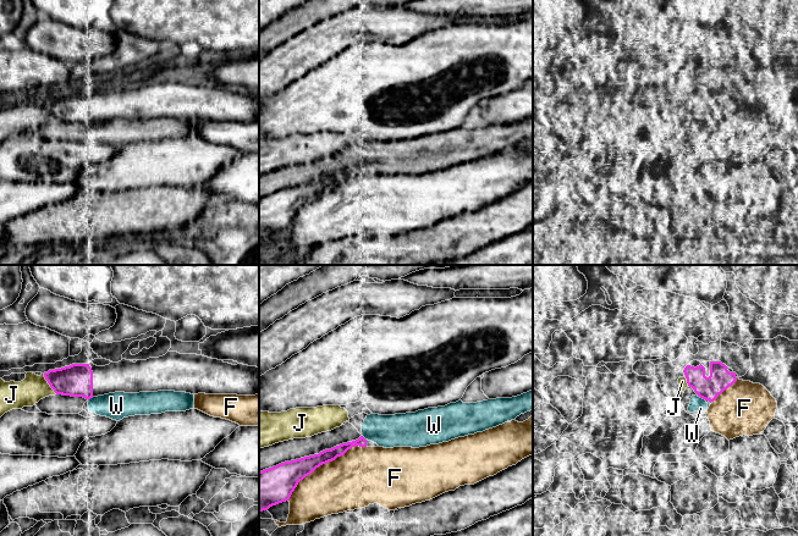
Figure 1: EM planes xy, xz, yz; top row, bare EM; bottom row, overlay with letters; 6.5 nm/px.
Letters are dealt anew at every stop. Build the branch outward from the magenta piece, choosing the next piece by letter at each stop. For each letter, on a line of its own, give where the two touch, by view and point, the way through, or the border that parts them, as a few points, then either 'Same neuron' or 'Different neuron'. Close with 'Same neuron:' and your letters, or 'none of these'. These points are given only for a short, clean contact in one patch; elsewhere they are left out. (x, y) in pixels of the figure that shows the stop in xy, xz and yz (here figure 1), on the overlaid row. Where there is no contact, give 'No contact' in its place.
F: Touches magenta at xz (323, 463). Different neuron
J: Touches magenta at xy (48, 382). Boundary: xy (43, 374), (49, 386), (56, 393). Different neuron
W: Touches magenta at yz (703, 398). Boundary: yz (699, 396), (705, 401). Different neuron
Same neuron: none of these

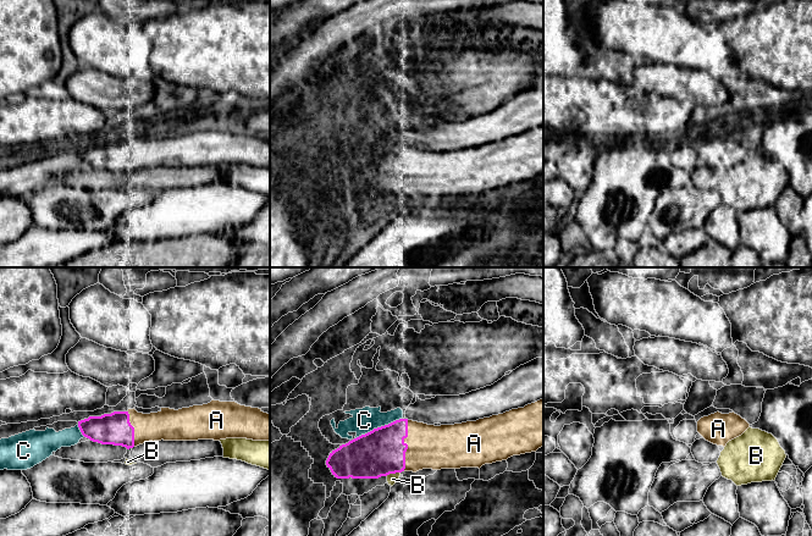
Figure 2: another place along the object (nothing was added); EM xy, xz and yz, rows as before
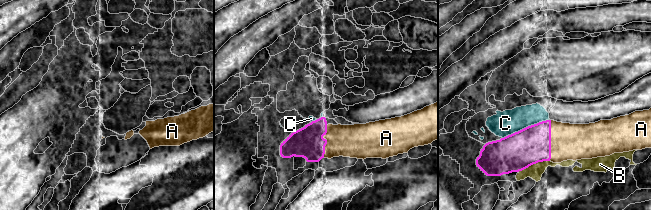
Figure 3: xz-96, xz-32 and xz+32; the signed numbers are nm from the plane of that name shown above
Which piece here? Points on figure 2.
A: Touches magenta at xz (407, 446). Same neuron
B: Touches magenta at xz (392, 473). Different neuron
C: Touches magenta at xz (377, 427). Boundary: xz (401, 418), (374, 427), (355, 438). Different neuron
Same neuron: A

